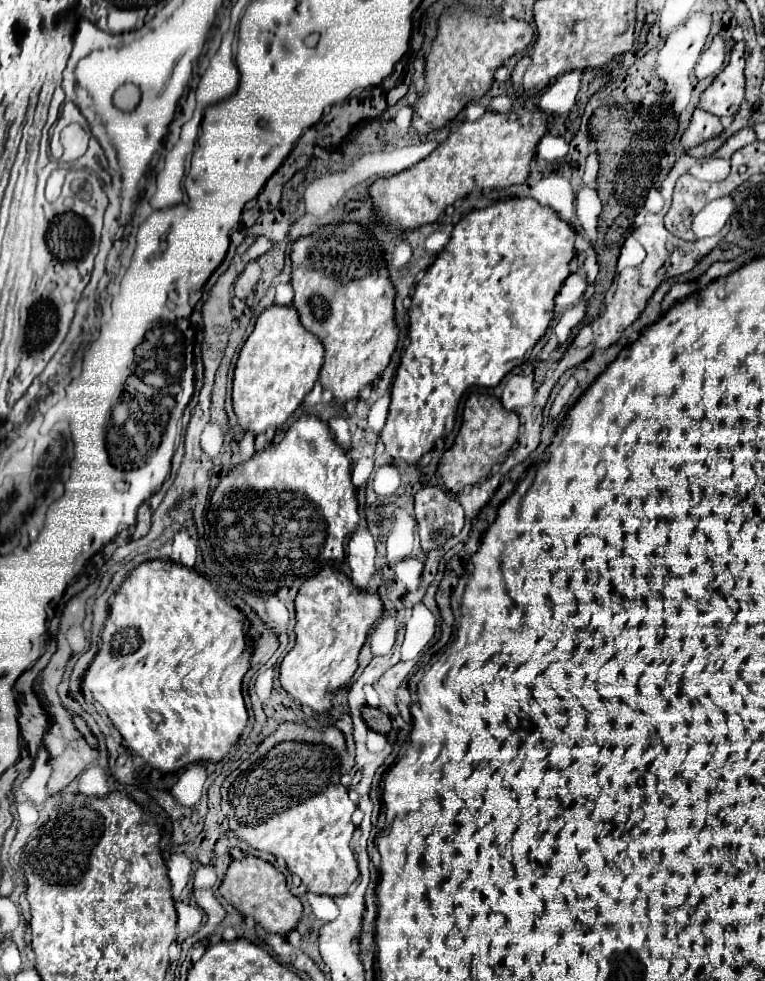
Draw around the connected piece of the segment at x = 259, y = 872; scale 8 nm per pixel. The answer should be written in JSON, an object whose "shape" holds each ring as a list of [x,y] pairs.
{"shape":[[[244,855],[242,859],[230,863],[224,881],[220,883],[220,895],[242,915],[254,917],[256,923],[262,925],[268,933],[286,935],[296,929],[302,917],[302,903],[290,893],[286,877],[272,863],[254,855]]]}

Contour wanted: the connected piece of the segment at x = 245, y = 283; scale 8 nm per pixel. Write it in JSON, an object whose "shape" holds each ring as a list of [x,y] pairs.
{"shape":[[[250,261],[248,265],[246,265],[246,269],[238,275],[238,279],[236,279],[236,283],[234,283],[234,293],[236,293],[236,297],[240,297],[240,299],[246,299],[252,291],[254,291],[254,287],[256,287],[256,283],[258,283],[258,279],[260,279],[260,265],[256,263],[256,261]]]}

